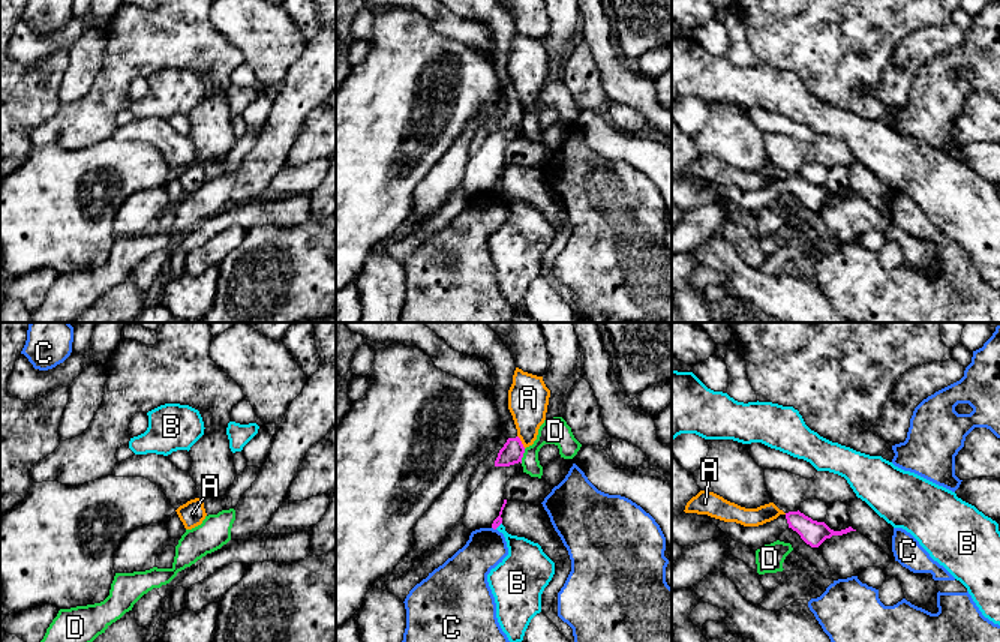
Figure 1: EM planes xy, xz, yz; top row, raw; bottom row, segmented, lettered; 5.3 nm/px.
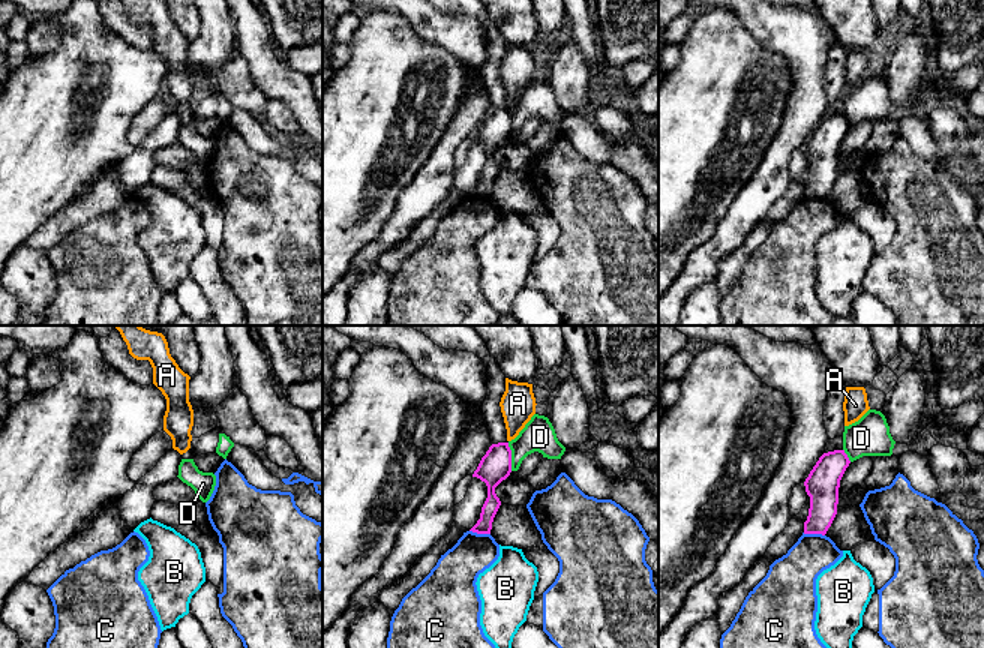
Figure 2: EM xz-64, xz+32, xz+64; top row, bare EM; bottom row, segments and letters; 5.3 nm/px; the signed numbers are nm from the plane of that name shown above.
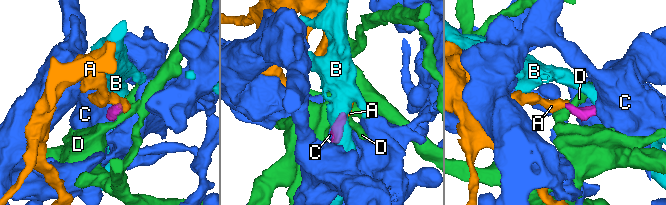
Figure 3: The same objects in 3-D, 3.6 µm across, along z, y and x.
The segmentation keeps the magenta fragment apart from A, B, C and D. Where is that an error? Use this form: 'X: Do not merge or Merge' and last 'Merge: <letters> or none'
A: Do not merge
B: Do not merge
C: Do not merge
D: Do not merge
Merge: none

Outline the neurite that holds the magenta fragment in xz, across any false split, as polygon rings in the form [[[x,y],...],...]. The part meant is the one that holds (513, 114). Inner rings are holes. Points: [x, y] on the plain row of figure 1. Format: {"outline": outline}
{"outline": [[[439,0],[447,9],[462,18],[480,21],[490,33],[490,44],[495,51],[495,64],[499,74],[502,99],[507,106],[499,114],[495,130],[522,128],[525,111],[517,100],[513,80],[508,74],[508,54],[516,34],[514,22],[499,0]]]}

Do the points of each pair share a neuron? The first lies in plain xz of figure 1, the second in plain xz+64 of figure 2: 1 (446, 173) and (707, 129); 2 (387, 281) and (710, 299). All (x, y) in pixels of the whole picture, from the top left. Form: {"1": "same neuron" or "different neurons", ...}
{"1": "different neurons", "2": "same neuron"}

